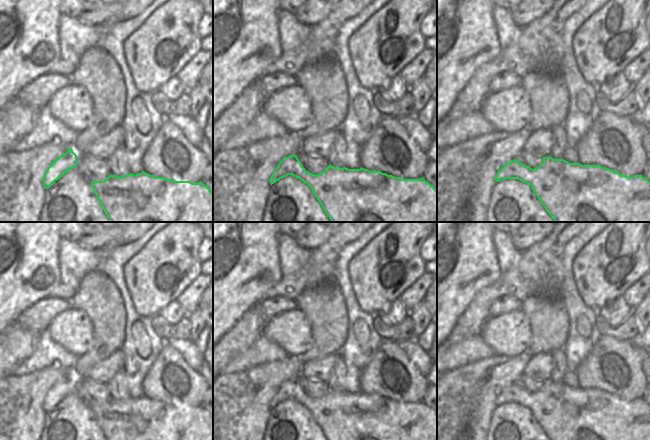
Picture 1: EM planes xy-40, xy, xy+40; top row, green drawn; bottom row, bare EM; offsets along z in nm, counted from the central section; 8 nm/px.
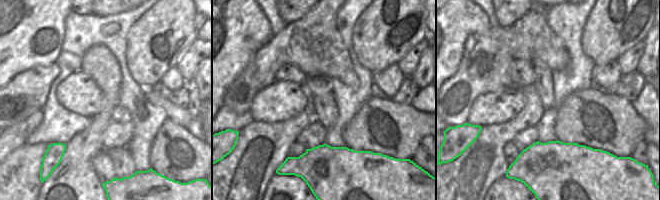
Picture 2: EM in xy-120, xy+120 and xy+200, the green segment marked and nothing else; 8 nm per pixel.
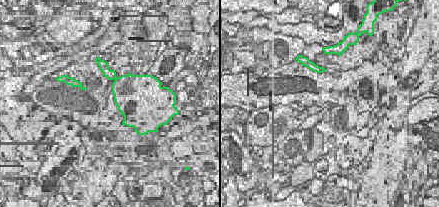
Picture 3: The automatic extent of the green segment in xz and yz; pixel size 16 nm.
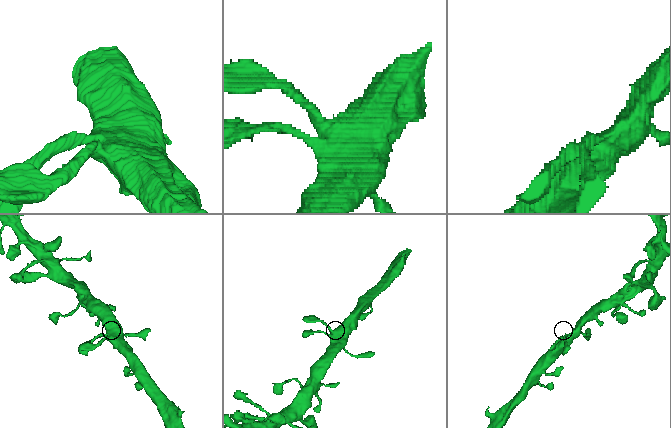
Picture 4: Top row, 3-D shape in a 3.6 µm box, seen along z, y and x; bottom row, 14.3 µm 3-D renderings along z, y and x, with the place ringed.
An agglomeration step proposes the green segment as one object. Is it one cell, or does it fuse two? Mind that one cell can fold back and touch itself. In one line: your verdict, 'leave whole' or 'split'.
leave whole

